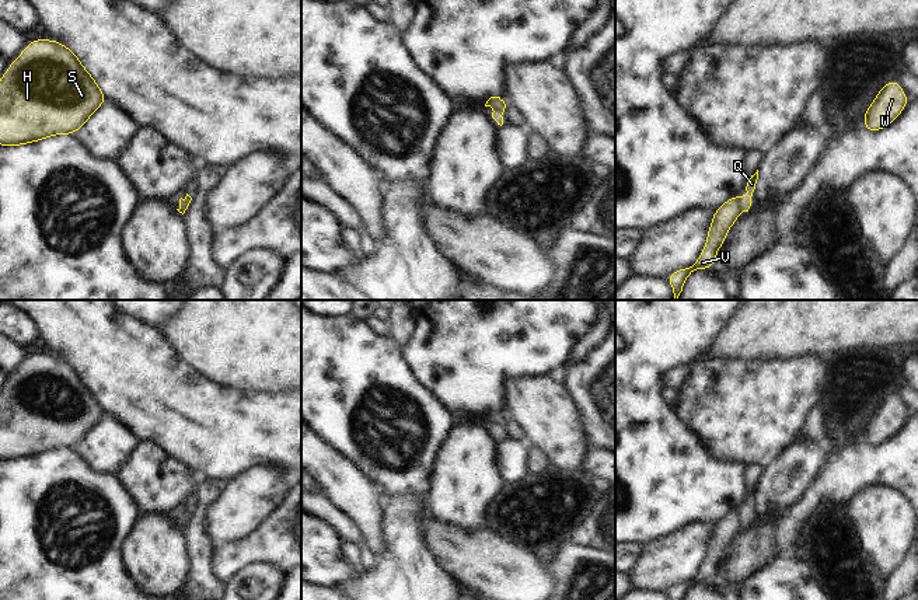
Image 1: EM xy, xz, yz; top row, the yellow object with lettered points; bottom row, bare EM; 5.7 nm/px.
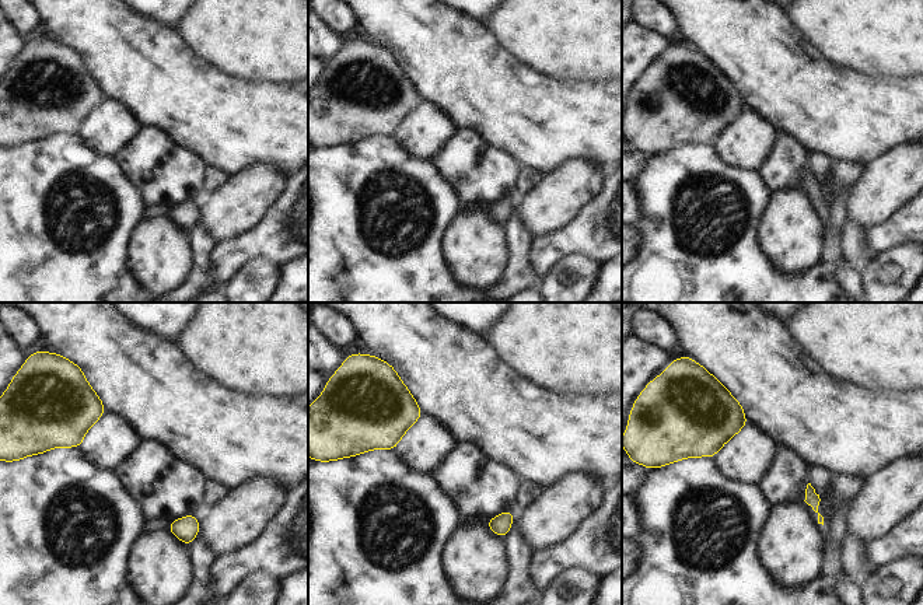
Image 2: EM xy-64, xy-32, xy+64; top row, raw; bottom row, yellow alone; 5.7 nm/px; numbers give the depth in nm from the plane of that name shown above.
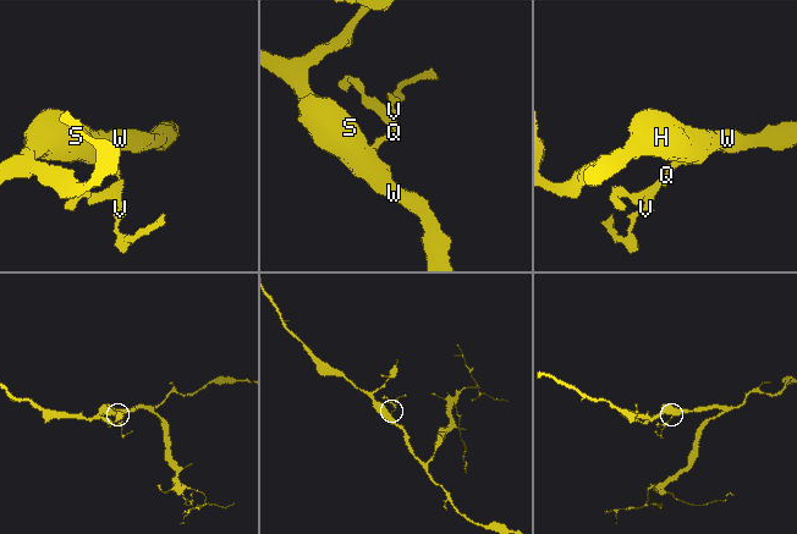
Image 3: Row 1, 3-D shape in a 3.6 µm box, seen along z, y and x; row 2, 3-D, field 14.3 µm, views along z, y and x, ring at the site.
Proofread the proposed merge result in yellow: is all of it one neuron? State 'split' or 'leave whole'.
split

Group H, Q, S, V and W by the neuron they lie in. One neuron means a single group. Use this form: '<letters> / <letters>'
H Q S W / V

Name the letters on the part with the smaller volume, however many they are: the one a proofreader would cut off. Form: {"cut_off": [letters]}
{"cut_off": ["V"]}

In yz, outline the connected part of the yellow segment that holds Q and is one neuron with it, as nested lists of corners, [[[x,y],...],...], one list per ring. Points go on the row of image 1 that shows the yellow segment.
[[[758,170],[754,175],[751,175],[751,178],[747,182],[746,196],[740,199],[740,209],[744,210],[744,212],[748,212],[748,209],[751,206],[751,196],[753,196],[753,192],[755,189],[757,179],[758,179]]]

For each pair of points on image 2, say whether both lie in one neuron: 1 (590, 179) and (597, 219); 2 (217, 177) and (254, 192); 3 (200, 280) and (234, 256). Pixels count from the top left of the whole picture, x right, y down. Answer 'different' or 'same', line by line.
1: different
2: different
3: different

